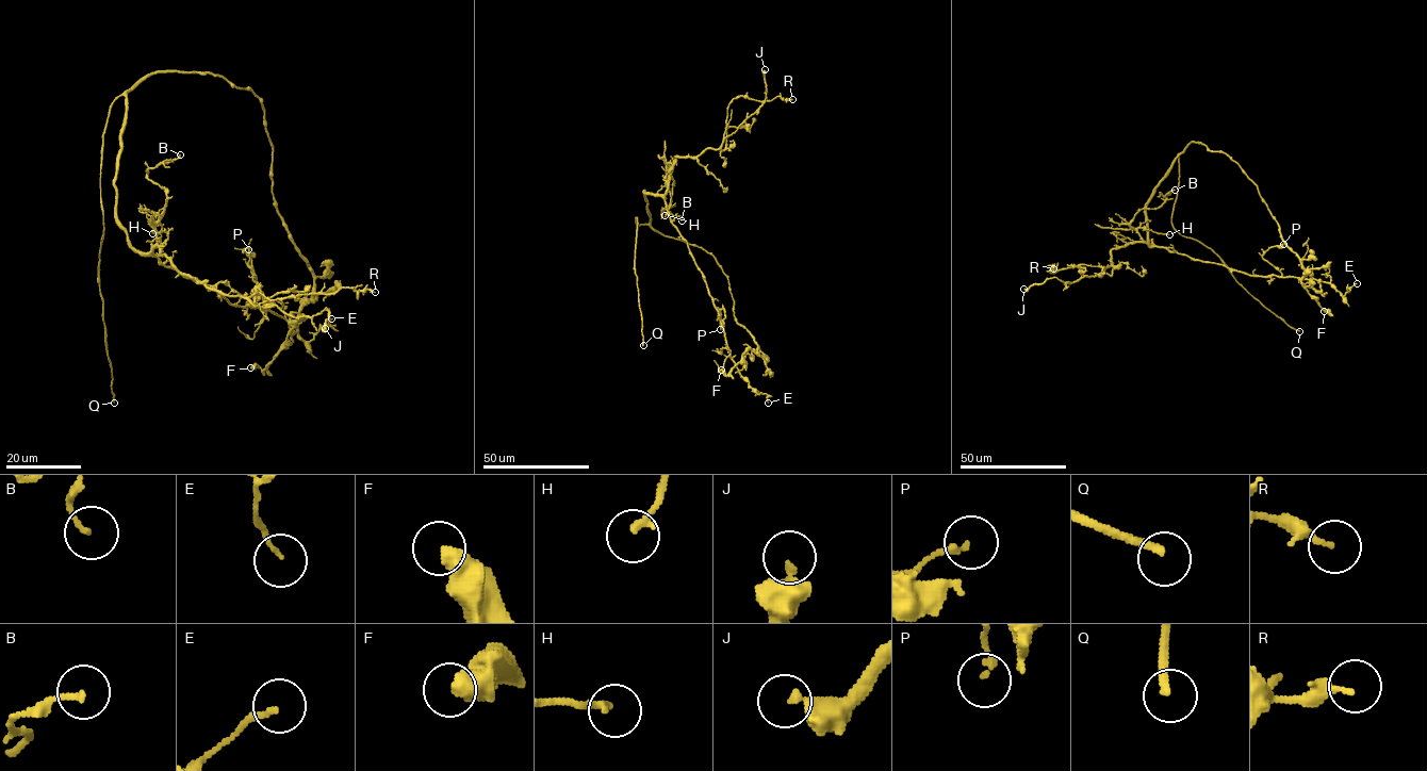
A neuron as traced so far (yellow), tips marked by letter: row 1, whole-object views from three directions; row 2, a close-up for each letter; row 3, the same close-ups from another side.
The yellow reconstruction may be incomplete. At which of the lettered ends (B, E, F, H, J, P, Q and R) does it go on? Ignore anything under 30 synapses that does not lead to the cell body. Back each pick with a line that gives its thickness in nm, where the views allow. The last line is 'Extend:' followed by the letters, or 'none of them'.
Q: 240 nm thick
Extend: Q

